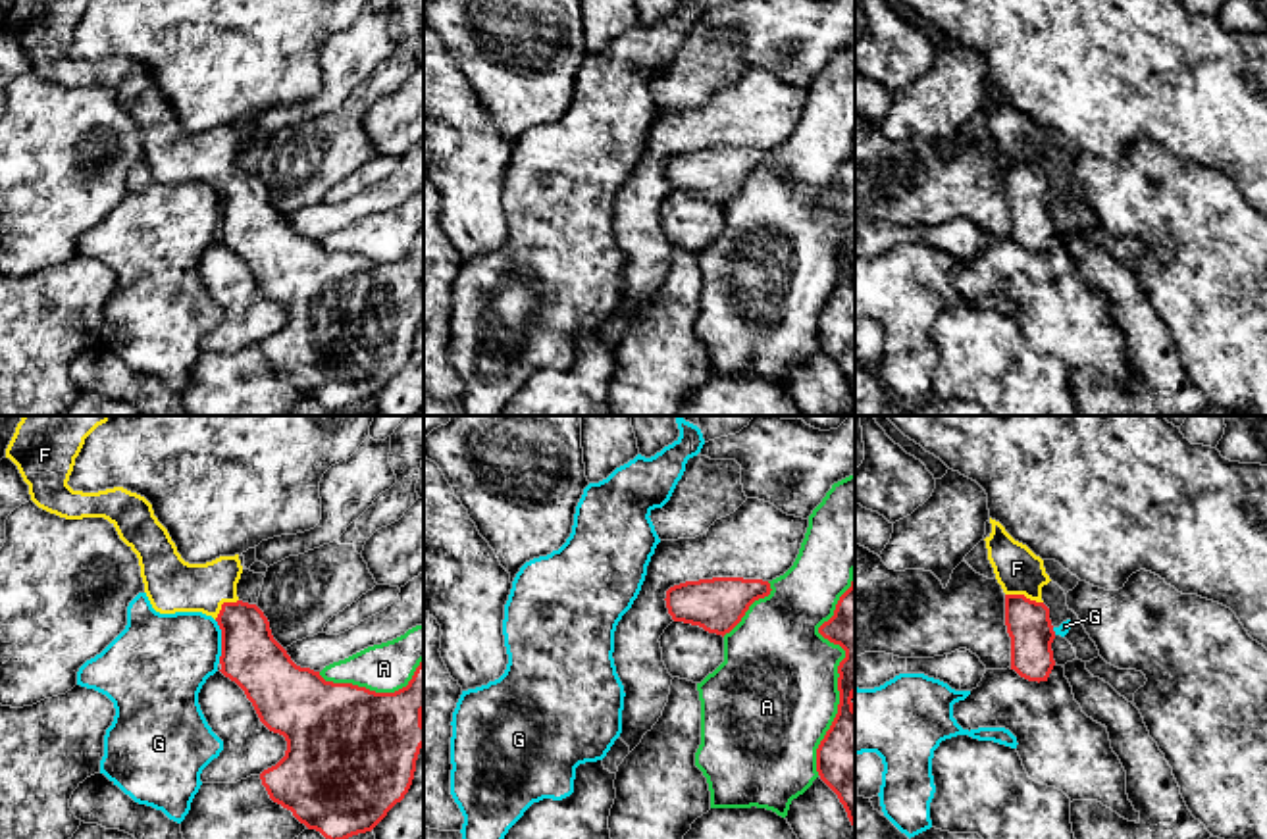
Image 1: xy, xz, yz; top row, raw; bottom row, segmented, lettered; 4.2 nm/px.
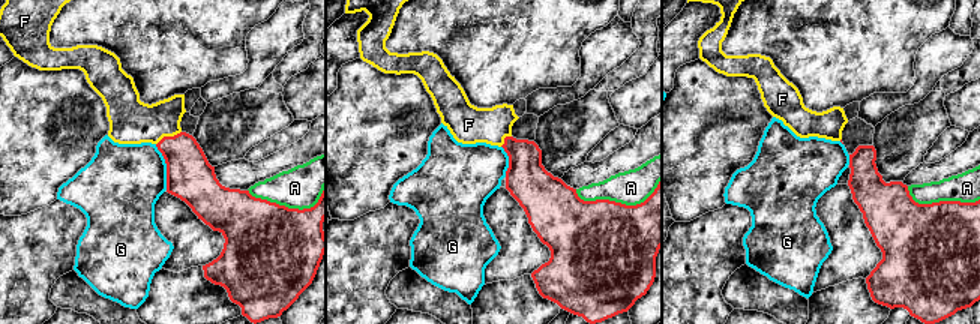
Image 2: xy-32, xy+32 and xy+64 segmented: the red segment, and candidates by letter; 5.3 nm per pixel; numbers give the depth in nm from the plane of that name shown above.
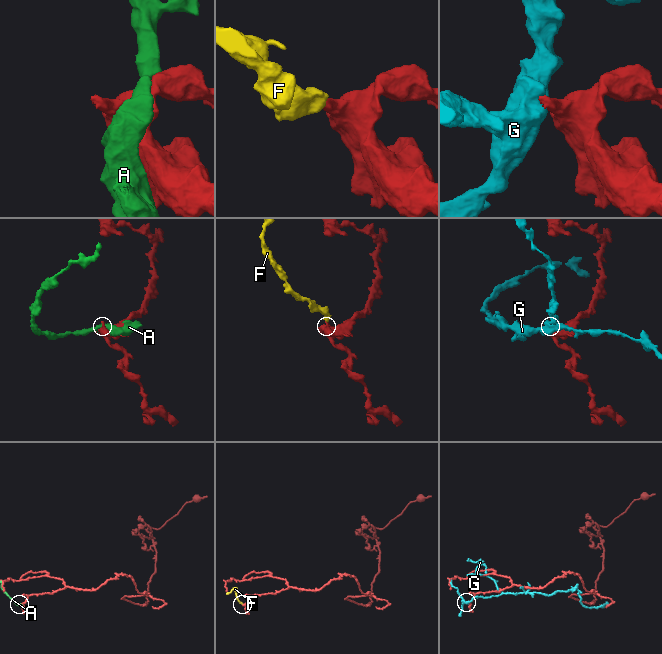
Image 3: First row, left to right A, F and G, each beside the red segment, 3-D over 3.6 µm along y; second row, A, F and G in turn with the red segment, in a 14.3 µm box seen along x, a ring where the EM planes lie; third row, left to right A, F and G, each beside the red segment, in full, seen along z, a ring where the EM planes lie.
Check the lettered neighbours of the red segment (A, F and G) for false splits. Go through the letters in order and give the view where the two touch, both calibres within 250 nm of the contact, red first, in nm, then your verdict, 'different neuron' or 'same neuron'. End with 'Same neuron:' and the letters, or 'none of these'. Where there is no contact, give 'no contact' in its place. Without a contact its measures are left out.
A: meets red in xy; 500 nm thick on the red side, 200 nm on the other; different neuron
F: meets red in yz; 190 nm thick on the red side, 190 nm on the other; same neuron
G: meets red in xy; 240 nm thick on the red side, 380 nm on the other; different neuron
Same neuron: F

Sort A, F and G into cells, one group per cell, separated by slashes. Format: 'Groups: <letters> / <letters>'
Groups: A / F / G

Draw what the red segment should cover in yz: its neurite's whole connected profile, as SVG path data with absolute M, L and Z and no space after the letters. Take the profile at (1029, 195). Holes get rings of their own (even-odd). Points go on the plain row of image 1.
M990 87L990 92L992 102L984 110L996 148L1005 162L1011 239L1028 250L1047 250L1055 235L1051 219L1055 200L1049 177L1042 169L1042 156L1051 148L1040 125L1015 110L999 90Z

